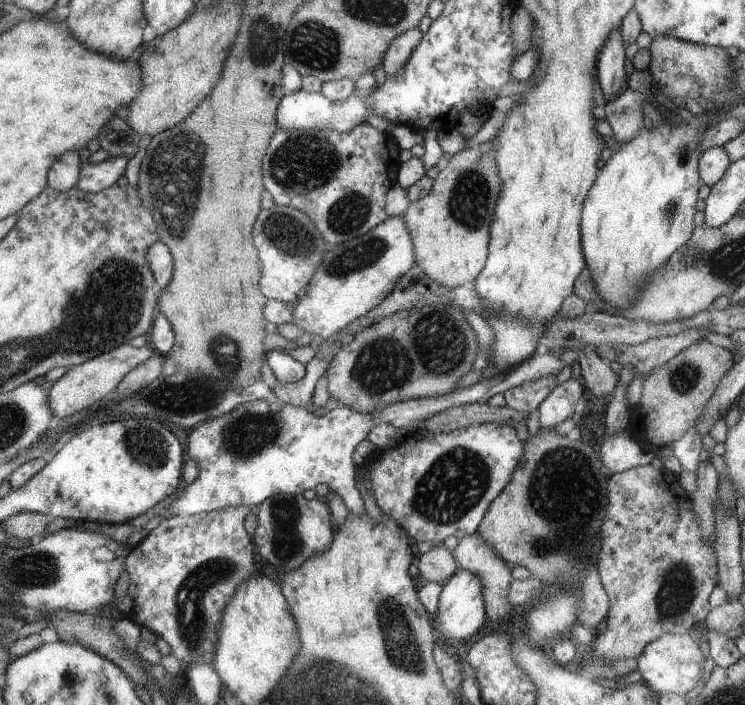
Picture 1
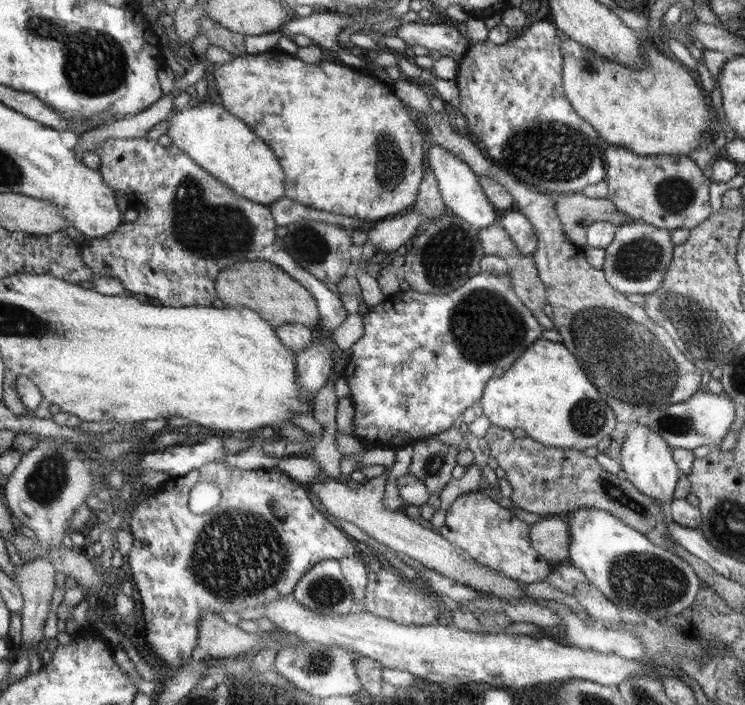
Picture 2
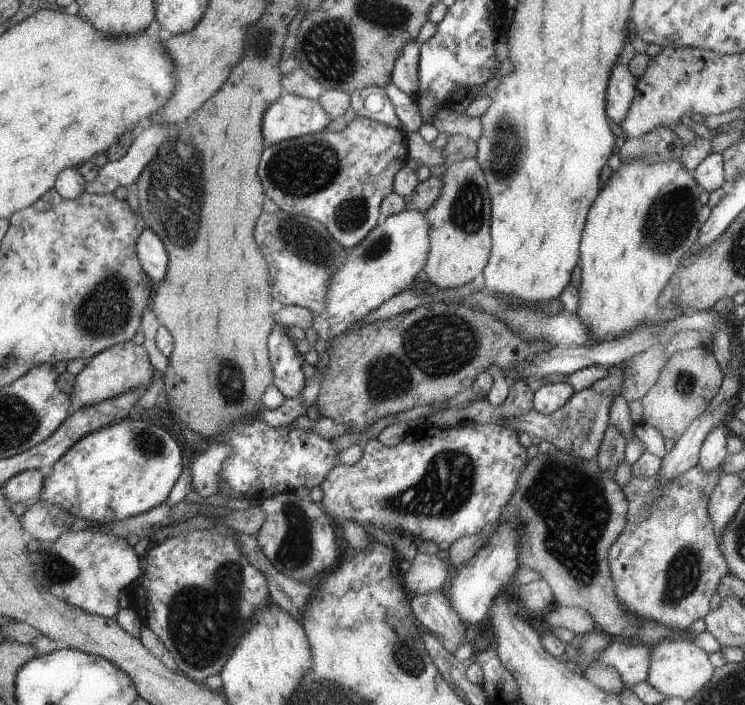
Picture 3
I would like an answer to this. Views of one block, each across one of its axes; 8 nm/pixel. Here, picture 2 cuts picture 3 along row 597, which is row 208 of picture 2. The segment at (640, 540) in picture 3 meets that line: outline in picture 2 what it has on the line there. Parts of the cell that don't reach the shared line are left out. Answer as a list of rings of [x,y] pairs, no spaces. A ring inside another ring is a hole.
[[[605,145],[606,184],[608,186],[608,200],[613,201],[617,208],[633,221],[641,221],[655,228],[668,231],[676,229],[694,229],[713,215],[709,198],[711,177],[706,177],[694,160],[686,156],[642,156],[630,149],[616,145]]]

